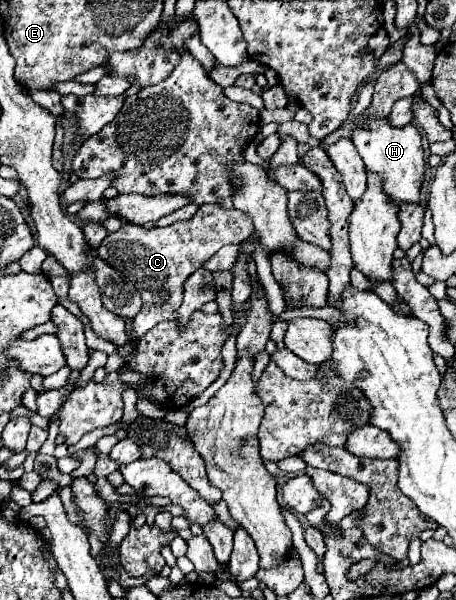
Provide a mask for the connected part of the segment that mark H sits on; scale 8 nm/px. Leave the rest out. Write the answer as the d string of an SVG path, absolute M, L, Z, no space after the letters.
M372 118L370 122L360 122L354 128L352 142L366 168L382 178L384 192L396 206L402 202L420 202L420 186L424 180L424 148L416 126L394 128L388 118Z

